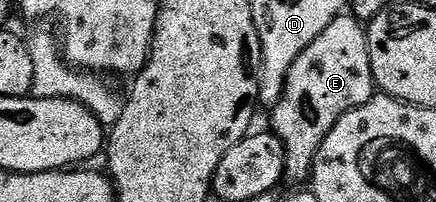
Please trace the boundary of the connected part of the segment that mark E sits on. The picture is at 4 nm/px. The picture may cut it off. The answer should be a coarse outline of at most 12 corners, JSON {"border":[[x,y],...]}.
{"border":[[333,20],[294,60],[271,107],[286,174],[377,89],[368,32]]}

